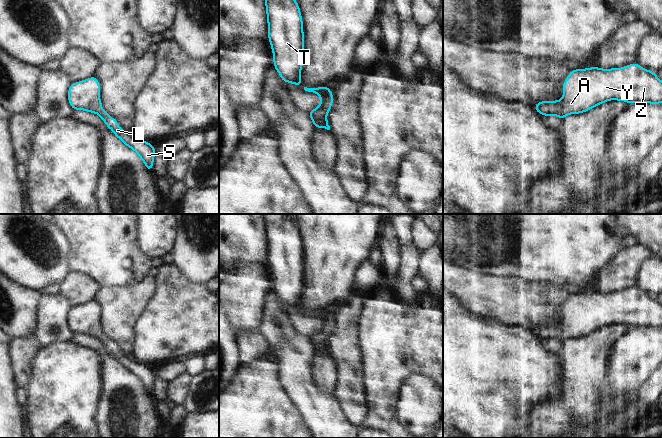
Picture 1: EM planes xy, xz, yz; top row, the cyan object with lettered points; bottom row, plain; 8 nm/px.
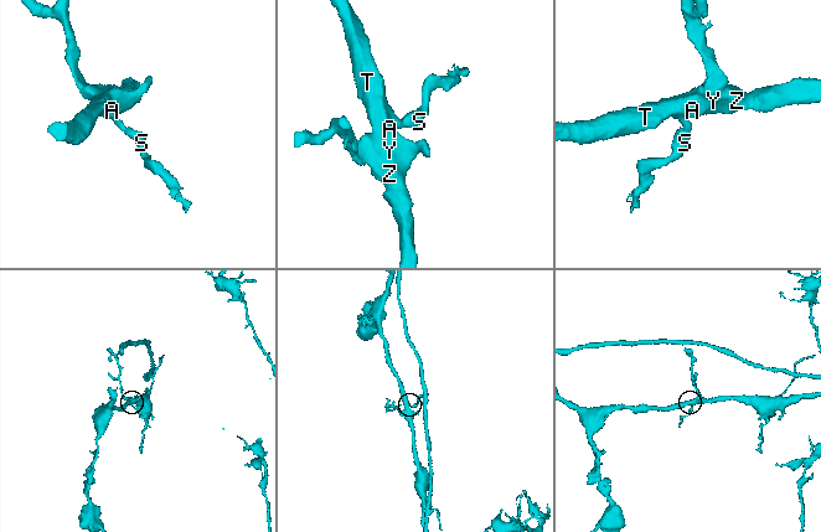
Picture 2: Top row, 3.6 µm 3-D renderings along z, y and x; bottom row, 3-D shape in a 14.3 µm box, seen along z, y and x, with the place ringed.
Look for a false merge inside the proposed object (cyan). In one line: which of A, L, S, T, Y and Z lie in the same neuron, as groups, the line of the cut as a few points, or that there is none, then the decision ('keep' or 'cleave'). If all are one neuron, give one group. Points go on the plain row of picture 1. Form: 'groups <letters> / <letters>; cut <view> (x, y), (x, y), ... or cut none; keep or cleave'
groups A L S T Y Z; cut none; keep

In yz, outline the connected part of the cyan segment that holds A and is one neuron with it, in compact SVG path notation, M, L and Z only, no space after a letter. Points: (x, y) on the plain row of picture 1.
M633 287L622 292L603 293L590 291L571 294L562 309L563 321L557 325L540 325L533 332L542 340L558 340L564 343L567 339L581 338L603 328L617 324L632 327L662 327L662 305L655 296Z

